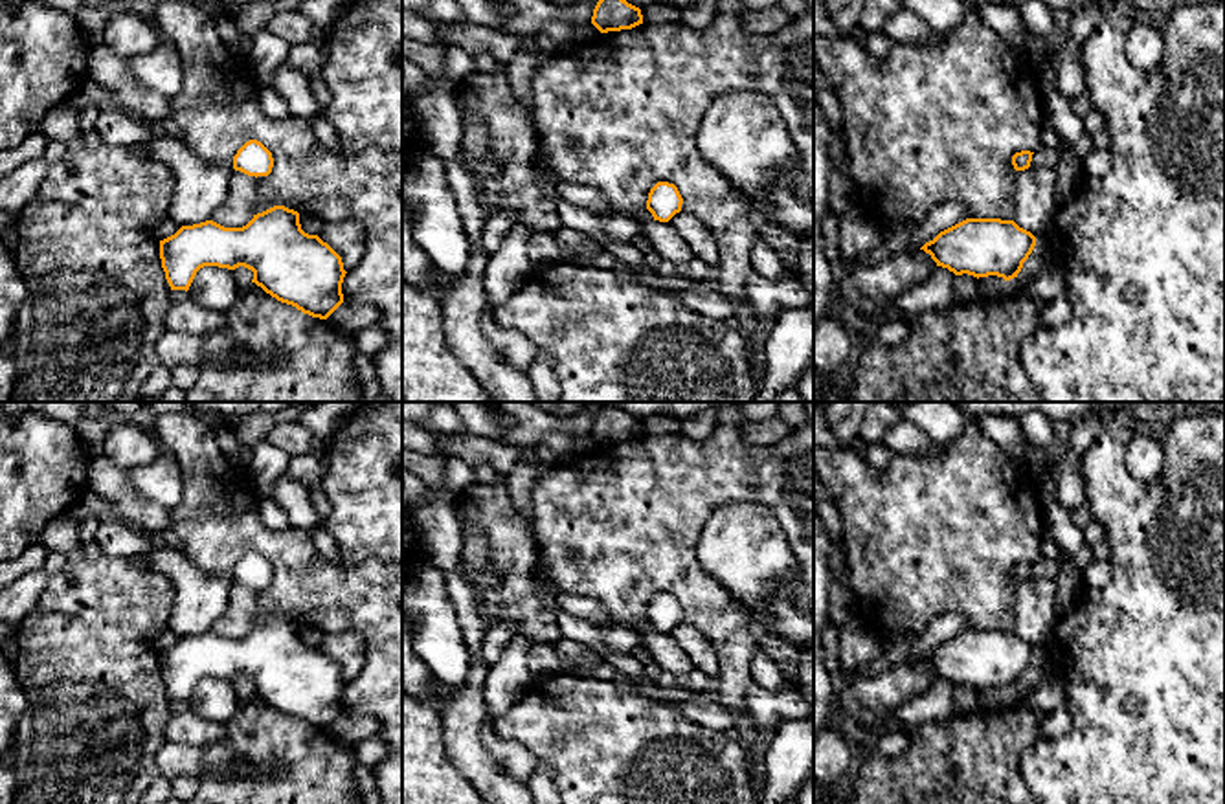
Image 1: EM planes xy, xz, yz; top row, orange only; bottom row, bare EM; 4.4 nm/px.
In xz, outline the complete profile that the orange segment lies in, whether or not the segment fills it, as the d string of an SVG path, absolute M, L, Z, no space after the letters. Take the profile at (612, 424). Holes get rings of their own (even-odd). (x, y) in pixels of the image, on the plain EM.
M602 406L593 420L591 435L601 444L632 441L643 435L643 426L639 419L621 408Z

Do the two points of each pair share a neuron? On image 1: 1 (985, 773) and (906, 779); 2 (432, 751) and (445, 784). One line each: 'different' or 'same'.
1: same
2: same

